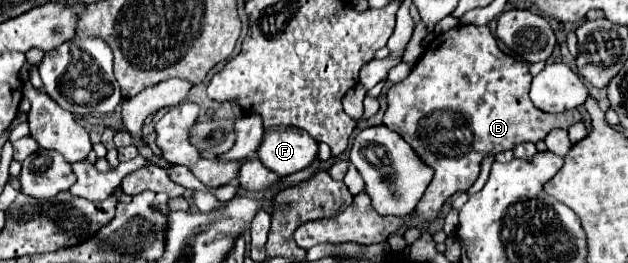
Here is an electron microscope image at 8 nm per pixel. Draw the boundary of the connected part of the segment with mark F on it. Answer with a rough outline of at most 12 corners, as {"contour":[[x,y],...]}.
{"contour":[[300,129],[266,131],[258,159],[280,177],[306,169],[318,143]]}

